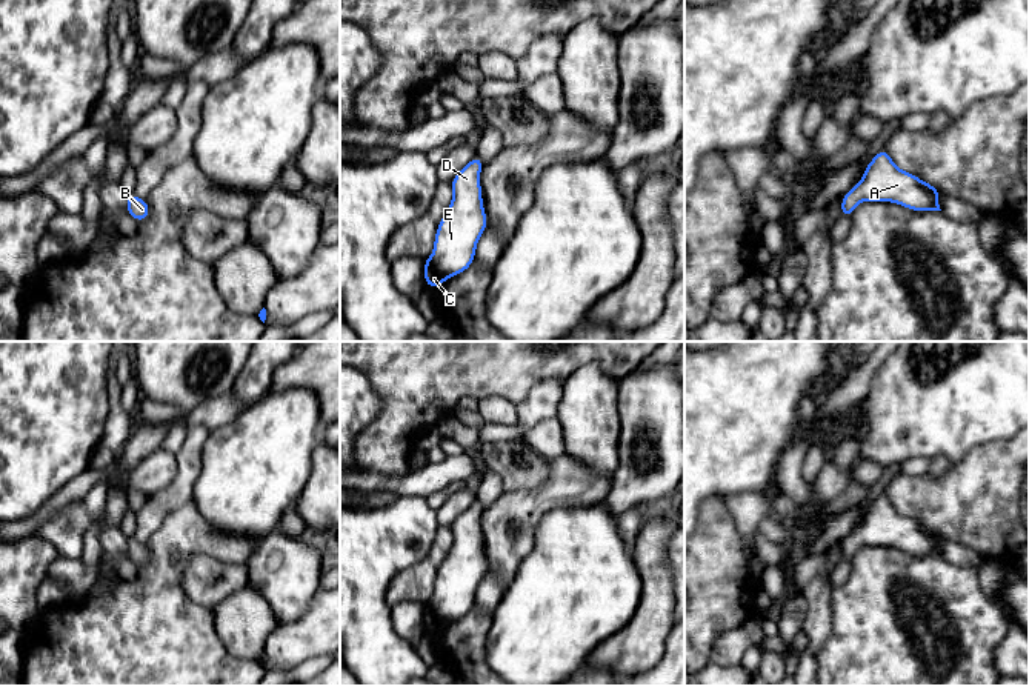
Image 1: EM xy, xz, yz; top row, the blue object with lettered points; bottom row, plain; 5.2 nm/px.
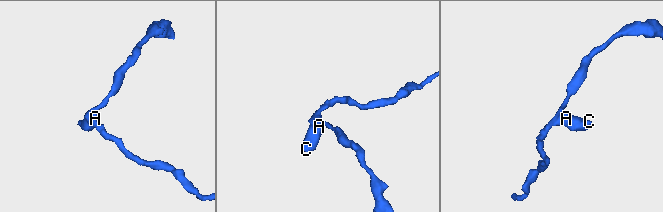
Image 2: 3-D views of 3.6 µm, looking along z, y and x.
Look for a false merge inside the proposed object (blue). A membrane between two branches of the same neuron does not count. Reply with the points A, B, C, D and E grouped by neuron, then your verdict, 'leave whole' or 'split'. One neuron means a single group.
groups A B C D E; leave whole

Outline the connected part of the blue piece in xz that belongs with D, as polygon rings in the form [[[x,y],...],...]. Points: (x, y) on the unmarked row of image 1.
[[[475,500],[451,526],[452,546],[438,568],[434,595],[425,604],[425,628],[429,632],[441,632],[446,623],[465,617],[475,604],[478,583],[488,572],[481,514],[481,503]]]

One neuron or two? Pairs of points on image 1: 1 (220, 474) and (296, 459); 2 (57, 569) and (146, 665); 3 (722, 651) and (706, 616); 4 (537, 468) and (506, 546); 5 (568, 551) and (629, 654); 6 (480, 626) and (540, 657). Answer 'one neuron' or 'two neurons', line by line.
1: one neuron
2: two neurons
3: two neurons
4: two neurons
5: two neurons
6: two neurons

